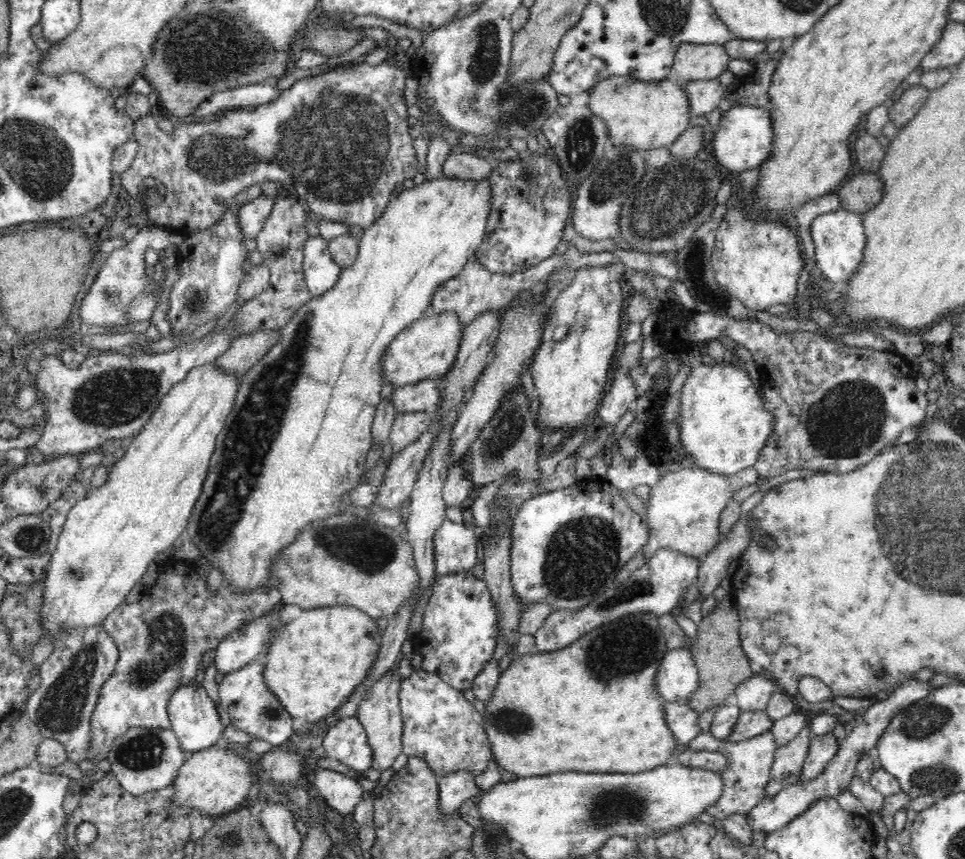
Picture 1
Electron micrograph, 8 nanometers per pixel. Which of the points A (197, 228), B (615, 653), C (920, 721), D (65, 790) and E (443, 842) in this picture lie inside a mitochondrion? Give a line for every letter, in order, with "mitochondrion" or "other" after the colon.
A: other
B: mitochondrion
C: mitochondrion
D: other
E: other

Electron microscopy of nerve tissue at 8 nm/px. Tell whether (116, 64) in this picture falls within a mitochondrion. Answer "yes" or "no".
no

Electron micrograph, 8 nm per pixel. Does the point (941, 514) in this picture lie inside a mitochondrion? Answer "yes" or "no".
yes

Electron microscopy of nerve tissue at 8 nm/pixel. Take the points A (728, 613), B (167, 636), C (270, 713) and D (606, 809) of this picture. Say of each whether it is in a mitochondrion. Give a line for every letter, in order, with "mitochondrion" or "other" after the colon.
A: other
B: mitochondrion
C: mitochondrion
D: mitochondrion

